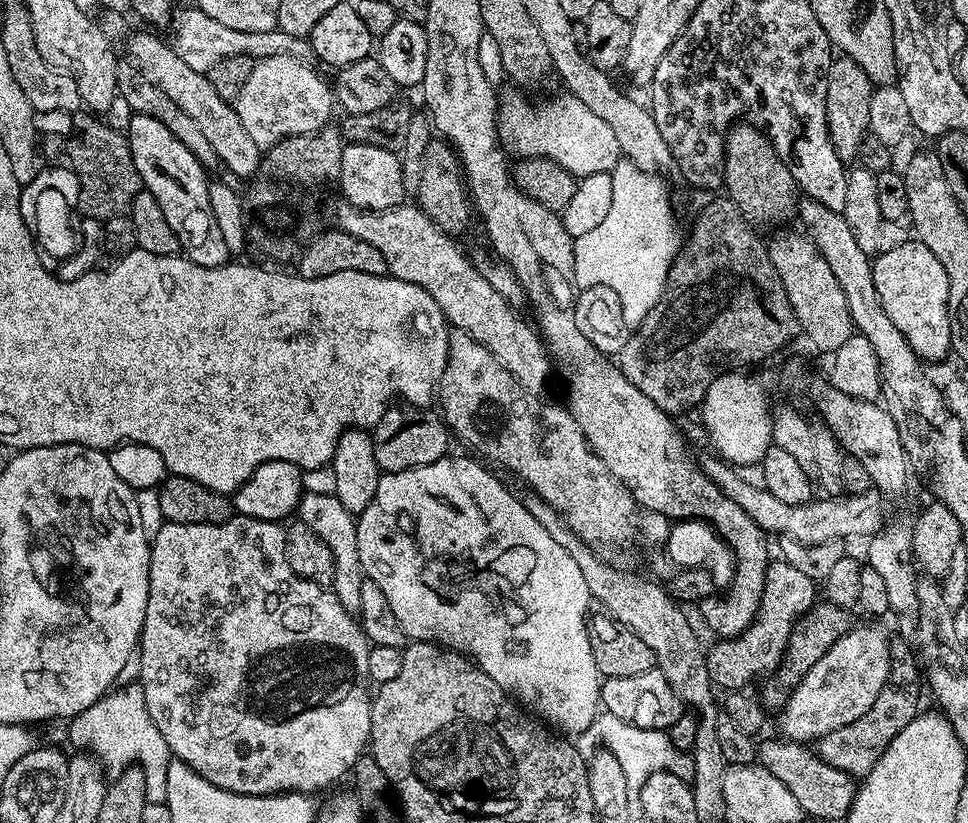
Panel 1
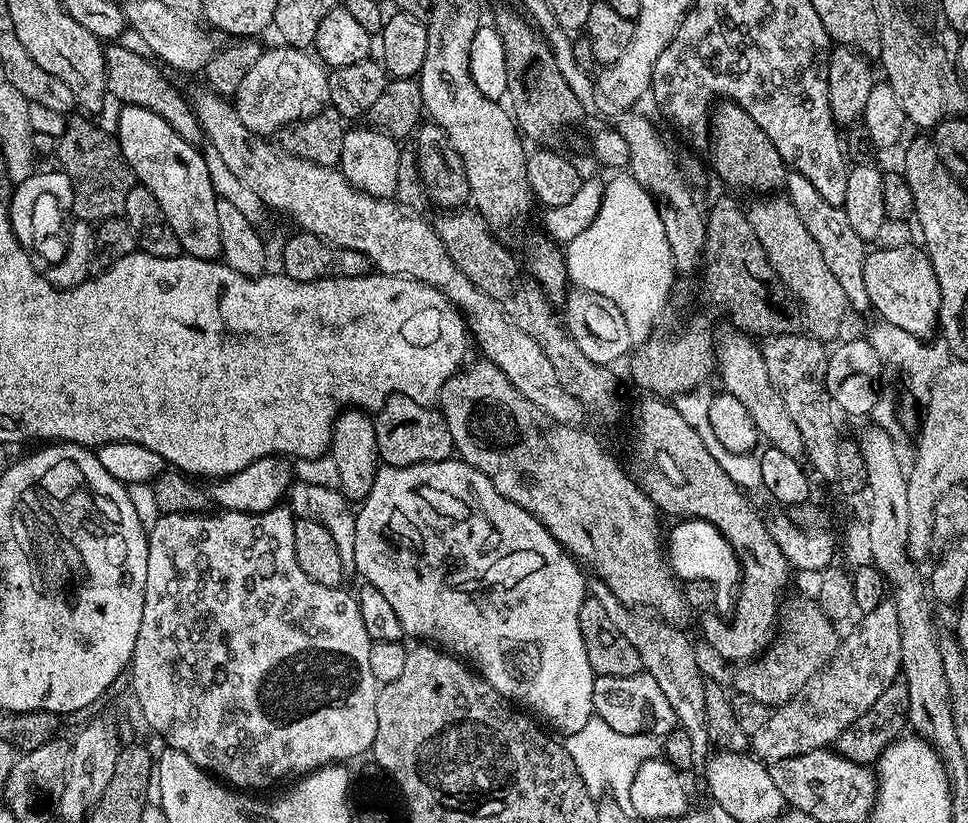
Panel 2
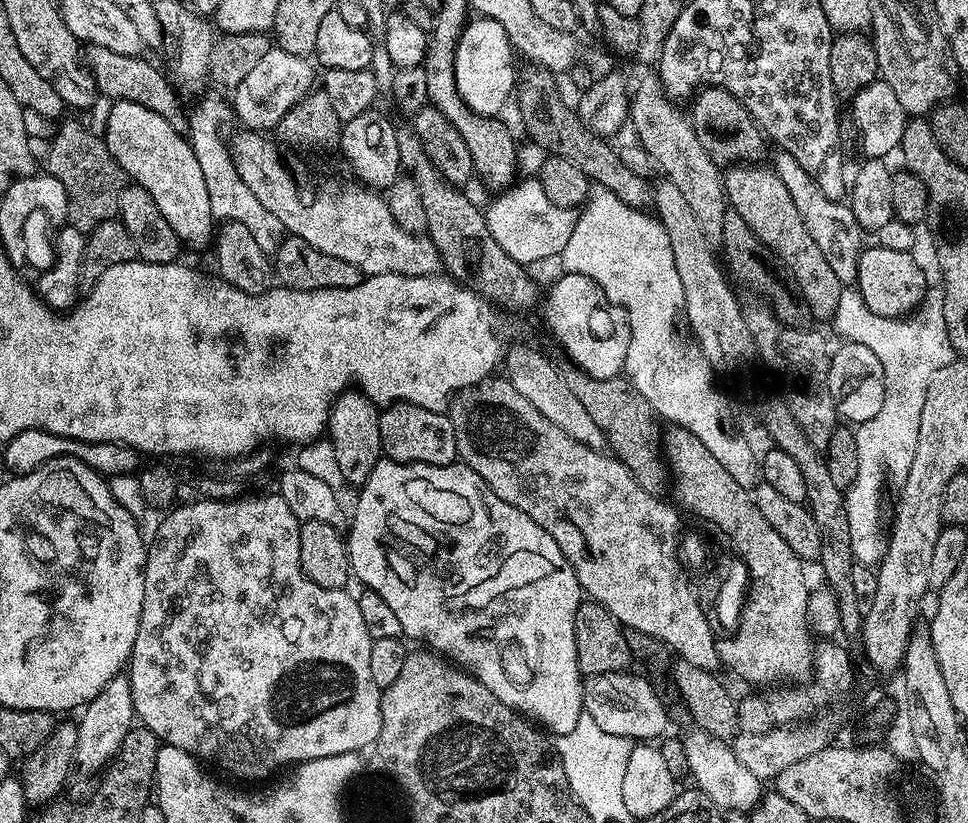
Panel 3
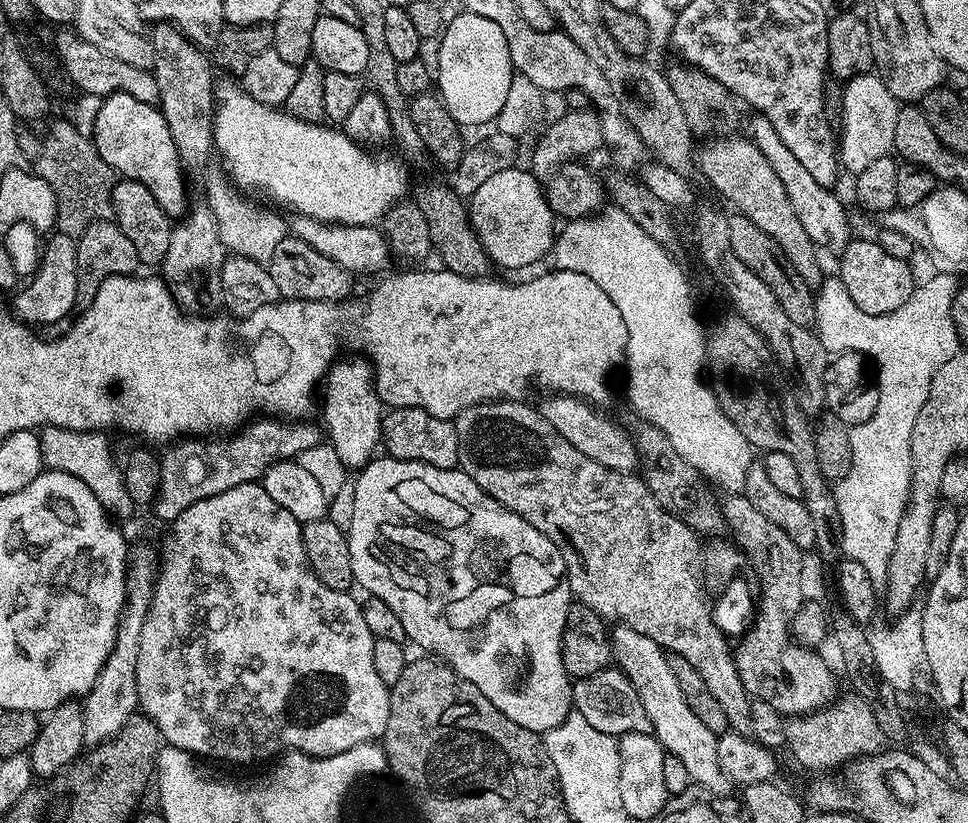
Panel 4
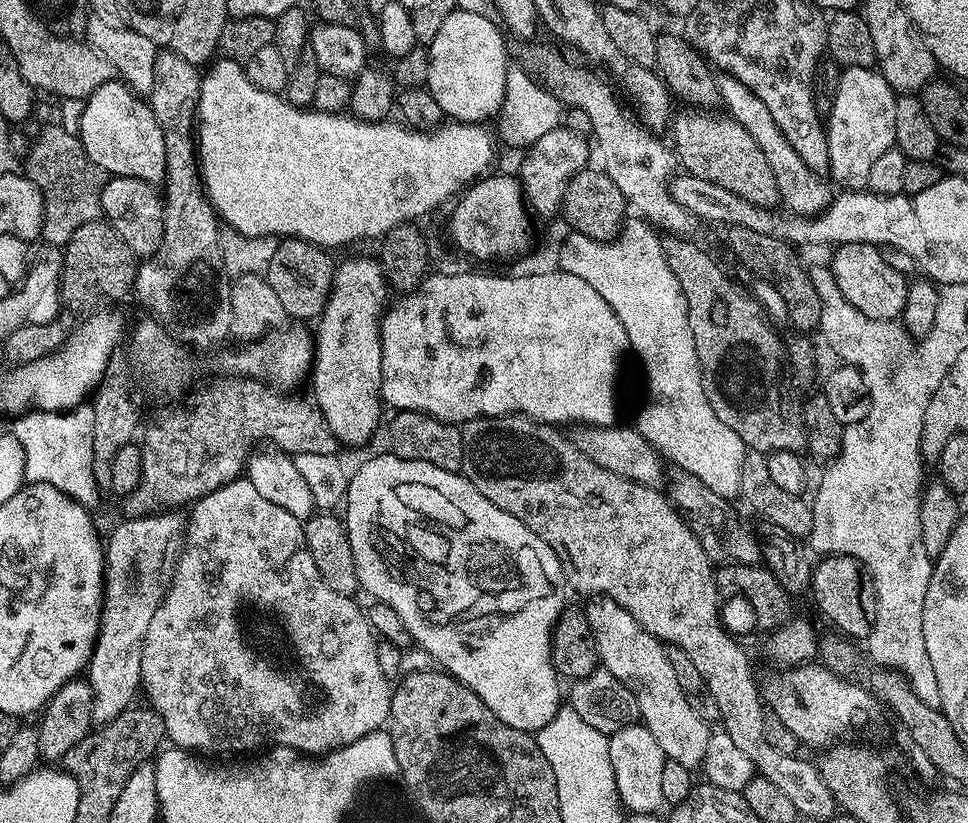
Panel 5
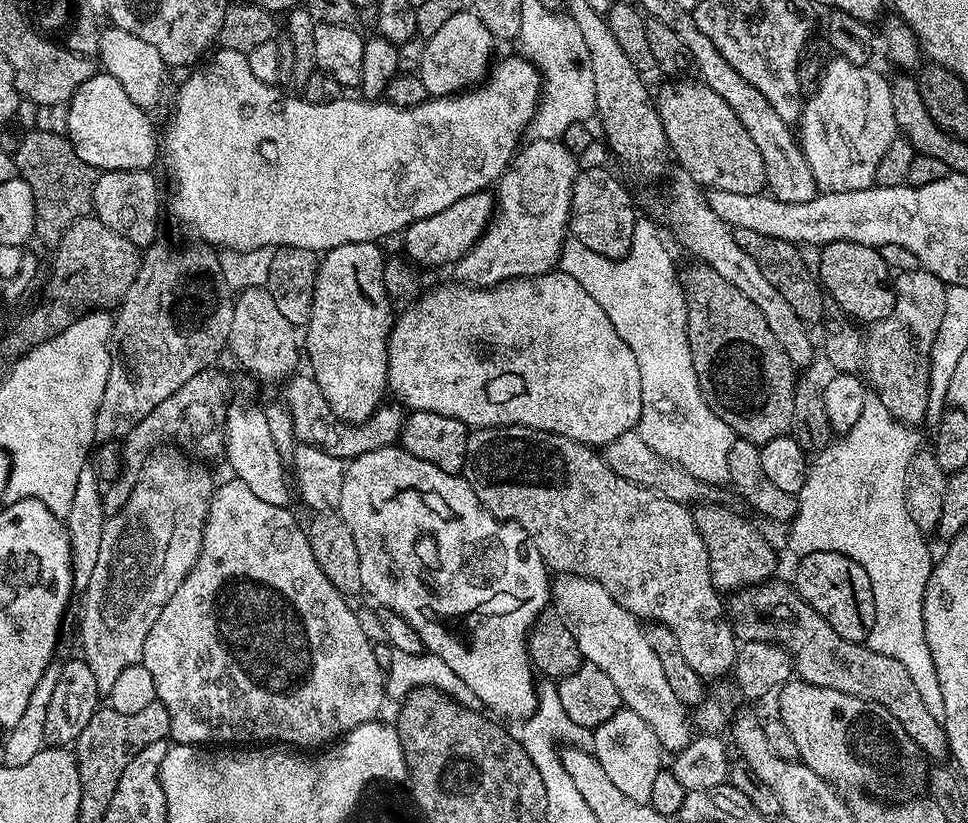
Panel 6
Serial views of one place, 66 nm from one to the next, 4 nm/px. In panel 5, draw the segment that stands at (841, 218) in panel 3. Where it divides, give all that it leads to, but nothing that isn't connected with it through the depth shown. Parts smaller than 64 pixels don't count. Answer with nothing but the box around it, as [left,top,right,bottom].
[716,75,834,217]

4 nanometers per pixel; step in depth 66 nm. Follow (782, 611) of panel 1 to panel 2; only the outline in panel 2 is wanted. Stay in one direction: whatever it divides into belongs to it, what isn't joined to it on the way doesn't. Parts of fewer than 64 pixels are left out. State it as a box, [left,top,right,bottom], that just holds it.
[740,598,842,706]

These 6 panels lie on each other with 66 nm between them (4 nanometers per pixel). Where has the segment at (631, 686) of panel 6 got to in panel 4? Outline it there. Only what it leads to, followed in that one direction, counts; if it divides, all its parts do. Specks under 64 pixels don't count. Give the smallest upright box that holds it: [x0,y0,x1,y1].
[610,626,726,793]

